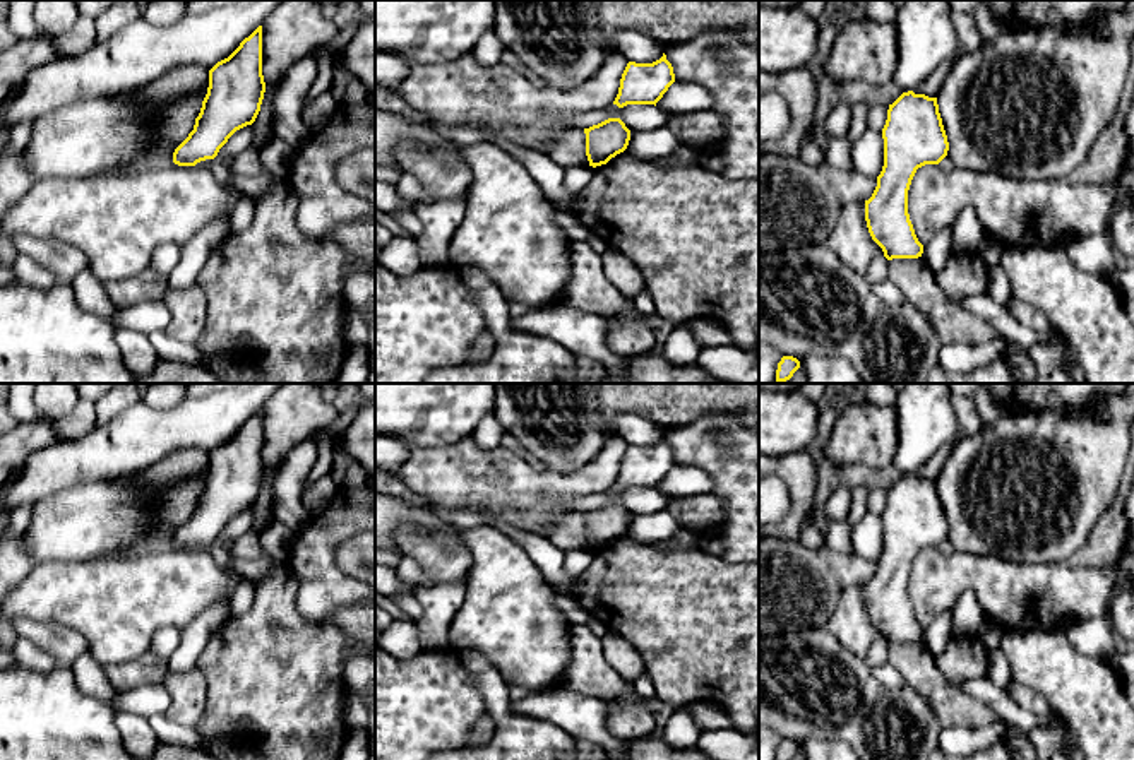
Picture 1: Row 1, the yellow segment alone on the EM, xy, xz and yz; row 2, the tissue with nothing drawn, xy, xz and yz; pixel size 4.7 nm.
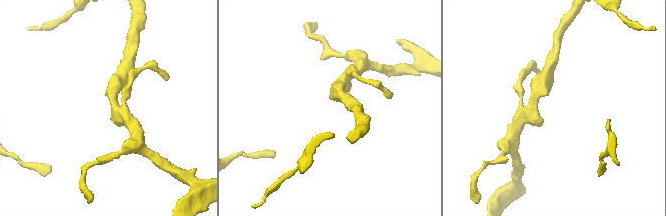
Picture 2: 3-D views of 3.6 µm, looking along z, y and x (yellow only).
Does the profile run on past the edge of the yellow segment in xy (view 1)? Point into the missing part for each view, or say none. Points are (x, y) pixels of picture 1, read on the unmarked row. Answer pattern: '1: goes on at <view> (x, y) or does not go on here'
1: does not go on here

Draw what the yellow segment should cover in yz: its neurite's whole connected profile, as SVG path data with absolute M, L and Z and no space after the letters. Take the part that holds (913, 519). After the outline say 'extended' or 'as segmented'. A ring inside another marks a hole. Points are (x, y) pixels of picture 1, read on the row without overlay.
M903 476L887 493L882 512L884 549L877 560L877 570L865 584L865 604L872 623L882 632L887 644L918 642L923 628L918 625L908 597L908 573L918 551L939 548L949 534L947 519L939 496L937 481Z; as segmented

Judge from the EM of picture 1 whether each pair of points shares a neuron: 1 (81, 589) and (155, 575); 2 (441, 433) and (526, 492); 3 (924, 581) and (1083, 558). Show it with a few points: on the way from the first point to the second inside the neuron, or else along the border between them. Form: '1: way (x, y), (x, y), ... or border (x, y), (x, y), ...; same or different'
1: way (100, 589), (136, 589); same
2: border (470, 435), (444, 445), (415, 445); different
3: border (1066, 562), (1076, 567), (1107, 567); different

